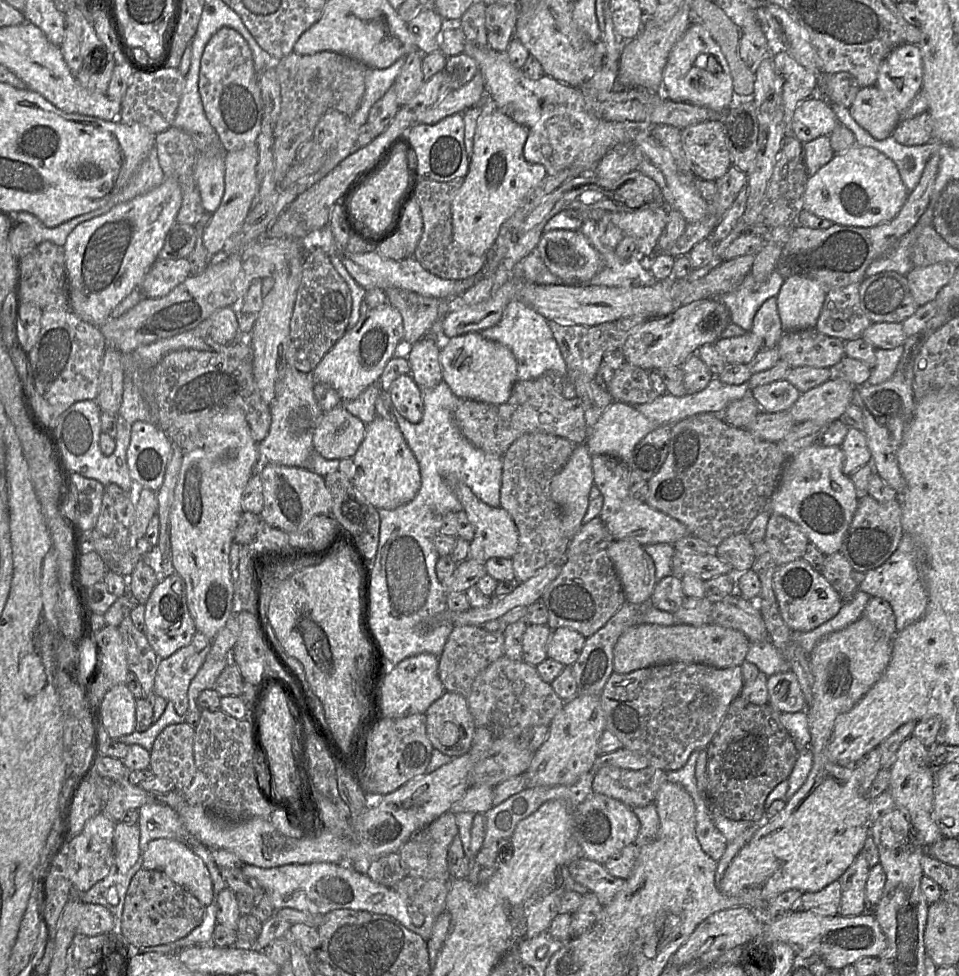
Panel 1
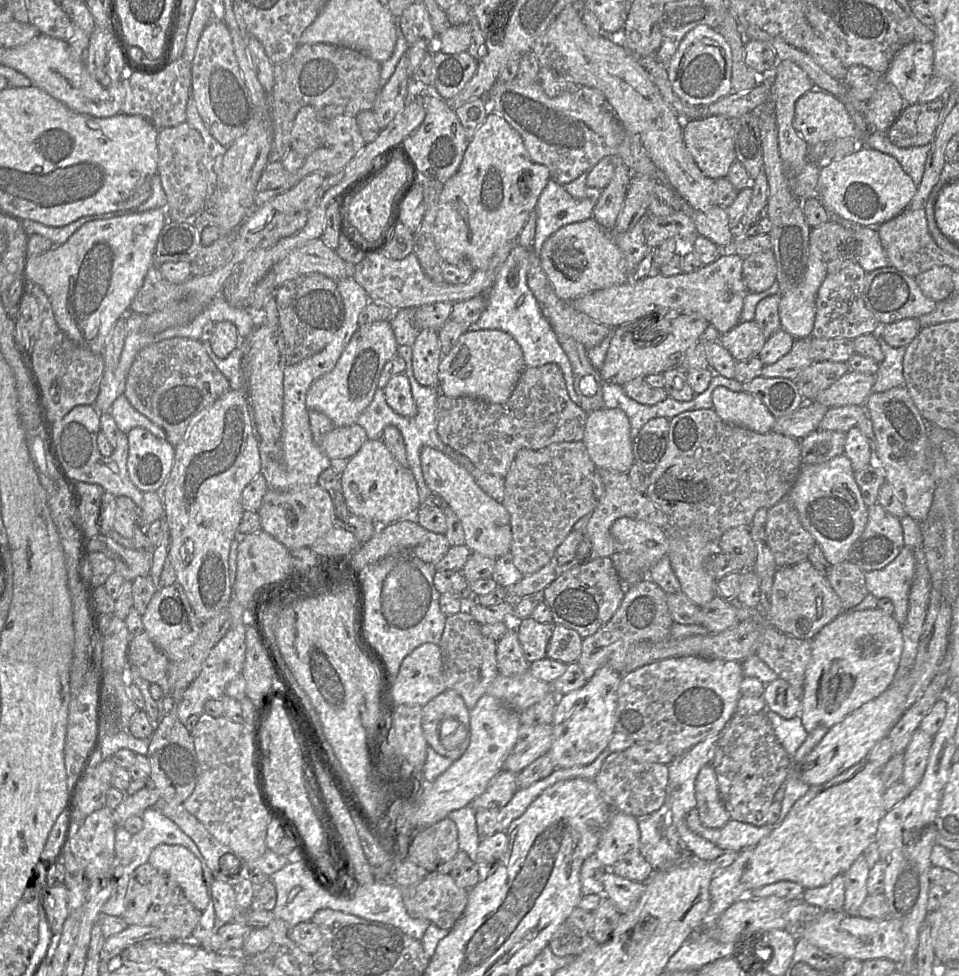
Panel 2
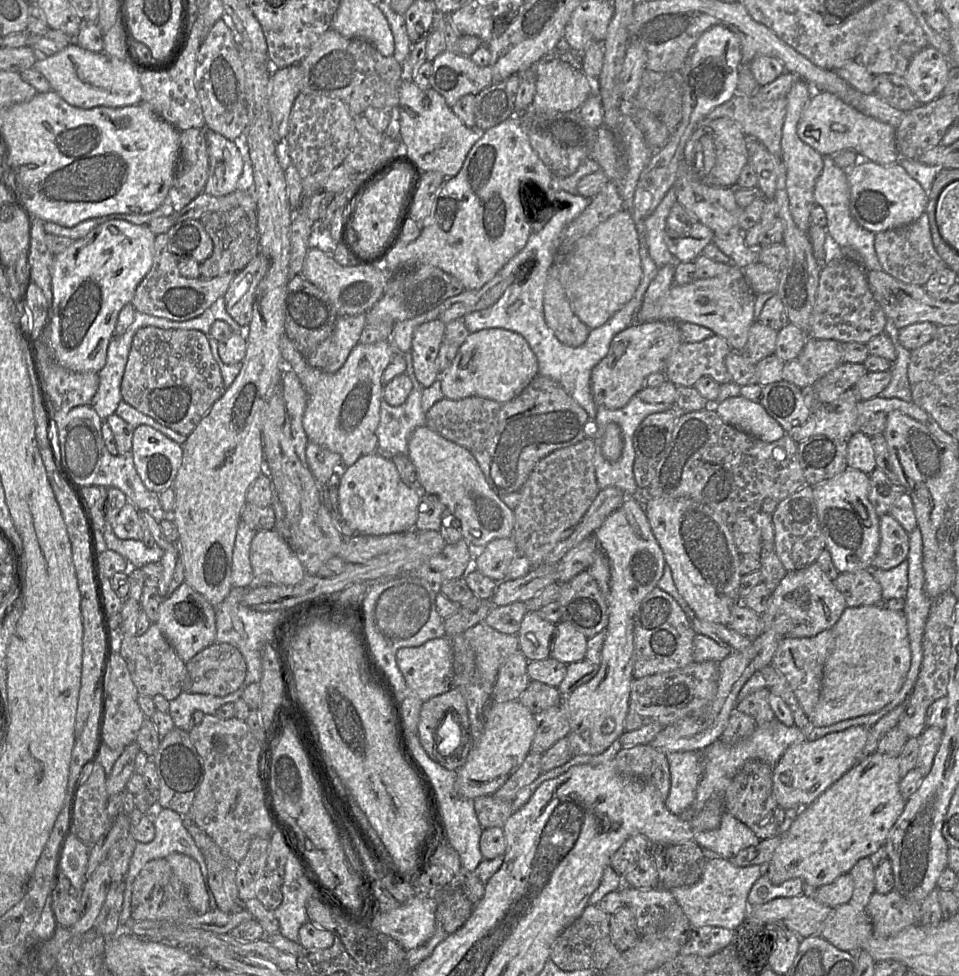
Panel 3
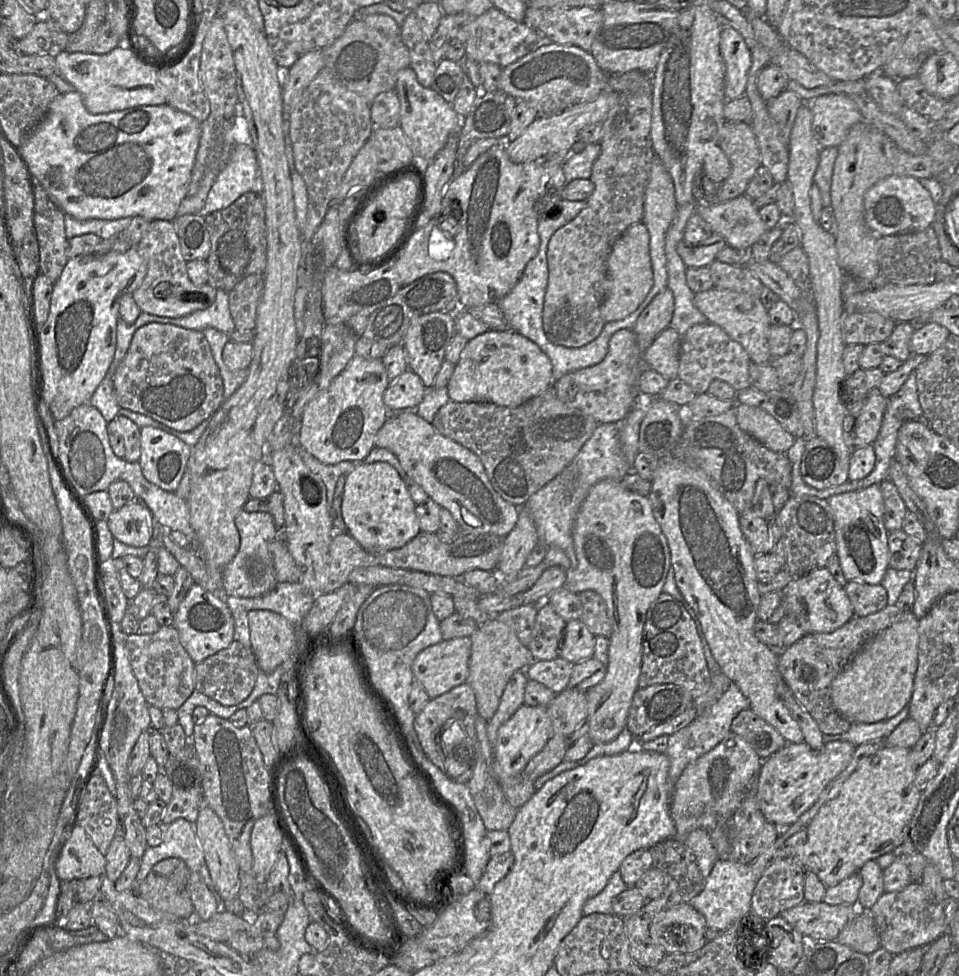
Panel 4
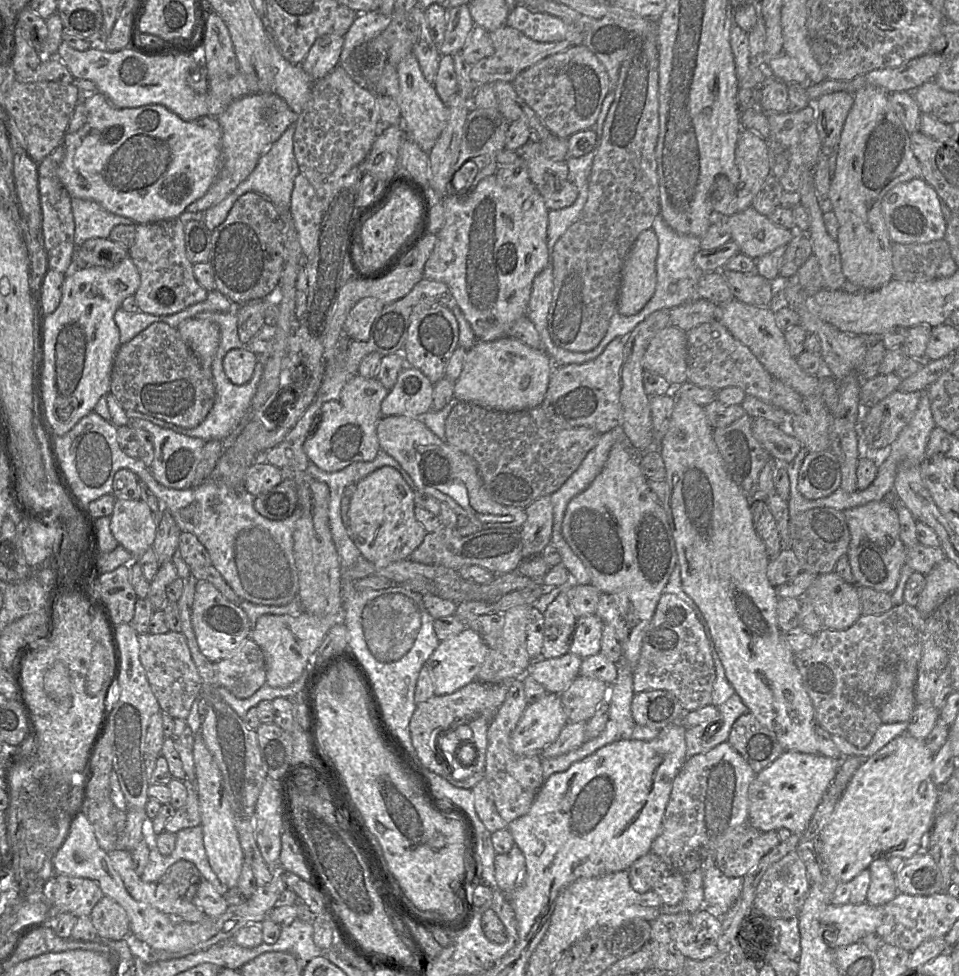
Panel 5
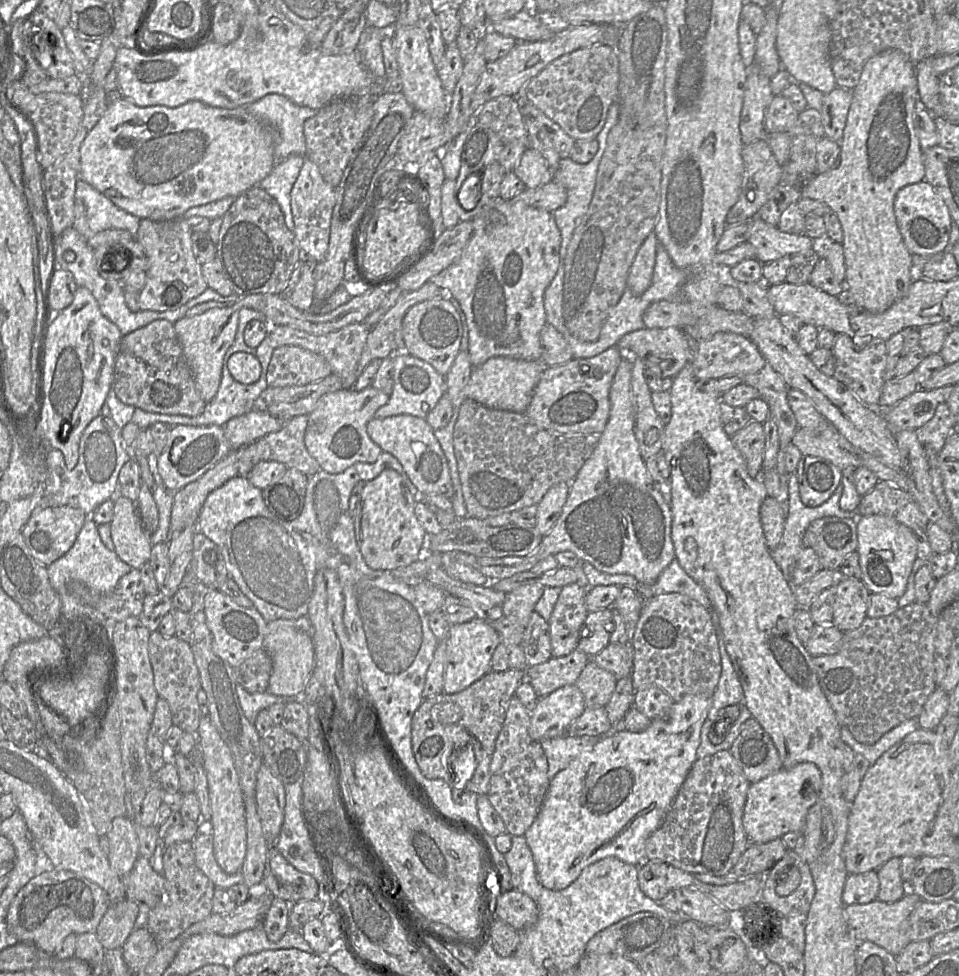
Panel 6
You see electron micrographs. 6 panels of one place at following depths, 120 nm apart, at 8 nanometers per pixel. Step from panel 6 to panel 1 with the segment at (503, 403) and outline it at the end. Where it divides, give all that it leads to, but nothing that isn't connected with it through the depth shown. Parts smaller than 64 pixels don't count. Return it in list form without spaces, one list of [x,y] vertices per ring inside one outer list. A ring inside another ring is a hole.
[[[479,332],[443,339],[439,361],[442,367],[442,380],[460,399],[503,404],[508,400],[517,381],[517,361],[512,351],[499,342],[483,338]]]

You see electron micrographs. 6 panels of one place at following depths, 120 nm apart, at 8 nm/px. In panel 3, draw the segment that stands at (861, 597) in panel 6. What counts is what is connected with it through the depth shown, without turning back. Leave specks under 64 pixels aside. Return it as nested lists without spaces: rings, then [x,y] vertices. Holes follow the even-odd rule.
[[[815,562],[789,571],[772,592],[767,610],[760,615],[763,631],[773,631],[782,638],[809,638],[831,629],[847,607],[844,596]]]

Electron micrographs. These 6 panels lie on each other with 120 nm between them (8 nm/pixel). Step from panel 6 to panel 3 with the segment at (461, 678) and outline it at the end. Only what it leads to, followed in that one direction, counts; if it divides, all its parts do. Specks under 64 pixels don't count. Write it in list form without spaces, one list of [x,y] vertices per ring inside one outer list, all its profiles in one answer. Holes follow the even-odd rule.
[[[448,637],[435,638],[417,647],[401,648],[397,652],[396,660],[408,692],[416,694],[423,702],[453,688],[453,654]]]

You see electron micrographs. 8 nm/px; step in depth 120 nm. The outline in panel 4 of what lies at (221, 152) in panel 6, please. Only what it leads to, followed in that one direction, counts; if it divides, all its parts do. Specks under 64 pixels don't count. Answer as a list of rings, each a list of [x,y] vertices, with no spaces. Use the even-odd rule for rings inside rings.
[[[77,92],[60,93],[50,104],[45,118],[27,136],[20,147],[16,147],[34,183],[41,185],[49,197],[65,213],[77,220],[117,219],[140,216],[149,221],[173,221],[182,200],[187,196],[195,165],[201,135],[201,122],[193,116],[165,105],[135,106],[121,111],[91,114],[86,109],[82,96]]]

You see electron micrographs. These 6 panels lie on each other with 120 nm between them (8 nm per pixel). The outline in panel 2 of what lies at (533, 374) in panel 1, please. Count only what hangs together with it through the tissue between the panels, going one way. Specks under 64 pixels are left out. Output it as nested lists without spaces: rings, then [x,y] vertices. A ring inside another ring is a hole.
[[[516,245],[506,261],[498,270],[495,281],[485,293],[487,305],[475,325],[470,329],[501,330],[510,334],[520,345],[526,368],[535,368],[548,363],[556,364],[563,373],[570,399],[580,406],[580,399],[575,391],[572,365],[559,343],[557,334],[543,316],[533,293],[527,284],[529,256],[527,250]]]

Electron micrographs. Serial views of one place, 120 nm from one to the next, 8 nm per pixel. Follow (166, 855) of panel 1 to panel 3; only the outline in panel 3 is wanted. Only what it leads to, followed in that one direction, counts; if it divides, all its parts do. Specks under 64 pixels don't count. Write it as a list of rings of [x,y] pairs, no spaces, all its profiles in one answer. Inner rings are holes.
[[[172,853],[165,859],[184,886],[189,902],[197,914],[203,915],[210,911],[209,897],[198,862],[181,853]]]

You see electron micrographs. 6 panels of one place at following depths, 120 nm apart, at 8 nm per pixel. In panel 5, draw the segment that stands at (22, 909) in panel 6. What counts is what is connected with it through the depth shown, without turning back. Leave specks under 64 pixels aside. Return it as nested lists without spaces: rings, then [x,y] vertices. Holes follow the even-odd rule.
[[[55,874],[51,915],[69,912],[77,918],[90,916],[93,907],[103,897],[99,885],[92,879]]]

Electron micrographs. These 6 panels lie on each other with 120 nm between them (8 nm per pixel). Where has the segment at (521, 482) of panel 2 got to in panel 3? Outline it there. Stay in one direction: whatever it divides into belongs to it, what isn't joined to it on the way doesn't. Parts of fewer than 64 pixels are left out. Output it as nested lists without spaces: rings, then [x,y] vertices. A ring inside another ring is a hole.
[[[586,437],[577,444],[553,451],[536,464],[519,490],[521,498],[518,505],[513,509],[512,538],[515,541],[517,551],[522,551],[526,555],[532,568],[544,562],[546,556],[560,541],[562,533],[580,522],[597,497],[600,489],[594,471],[595,449],[596,439]]]

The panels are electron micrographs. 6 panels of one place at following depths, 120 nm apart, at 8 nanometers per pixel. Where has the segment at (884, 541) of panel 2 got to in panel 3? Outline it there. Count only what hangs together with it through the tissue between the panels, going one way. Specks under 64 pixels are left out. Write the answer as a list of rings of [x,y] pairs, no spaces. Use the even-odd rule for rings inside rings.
[[[889,514],[879,517],[880,542],[871,568],[890,570],[907,560],[909,534]]]

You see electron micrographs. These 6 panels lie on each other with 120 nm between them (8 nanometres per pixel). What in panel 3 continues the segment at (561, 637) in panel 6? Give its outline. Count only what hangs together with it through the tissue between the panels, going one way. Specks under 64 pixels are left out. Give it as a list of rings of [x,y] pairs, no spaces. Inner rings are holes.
[[[538,611],[527,612],[517,633],[519,650],[528,661],[550,657],[551,643],[556,624],[542,619]]]

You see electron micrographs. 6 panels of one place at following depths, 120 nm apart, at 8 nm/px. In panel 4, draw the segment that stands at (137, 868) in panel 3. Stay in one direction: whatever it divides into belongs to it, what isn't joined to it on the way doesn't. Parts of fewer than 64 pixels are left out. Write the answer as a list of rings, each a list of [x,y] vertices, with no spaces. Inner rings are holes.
[[[178,818],[164,826],[163,841],[159,846],[146,848],[140,859],[139,872],[132,884],[132,892],[139,896],[139,887],[152,867],[170,857],[183,860],[191,872],[199,873],[217,901],[218,912],[226,911],[224,900],[213,885],[203,851],[197,840],[195,823],[188,822],[184,818]]]

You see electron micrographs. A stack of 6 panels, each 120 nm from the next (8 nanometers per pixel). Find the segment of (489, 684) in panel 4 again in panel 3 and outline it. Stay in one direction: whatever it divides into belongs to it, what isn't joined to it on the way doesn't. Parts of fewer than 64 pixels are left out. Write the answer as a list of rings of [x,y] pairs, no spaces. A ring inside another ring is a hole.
[[[480,622],[464,632],[475,653],[476,666],[481,677],[495,684],[504,661],[519,650],[517,635],[499,632]]]

